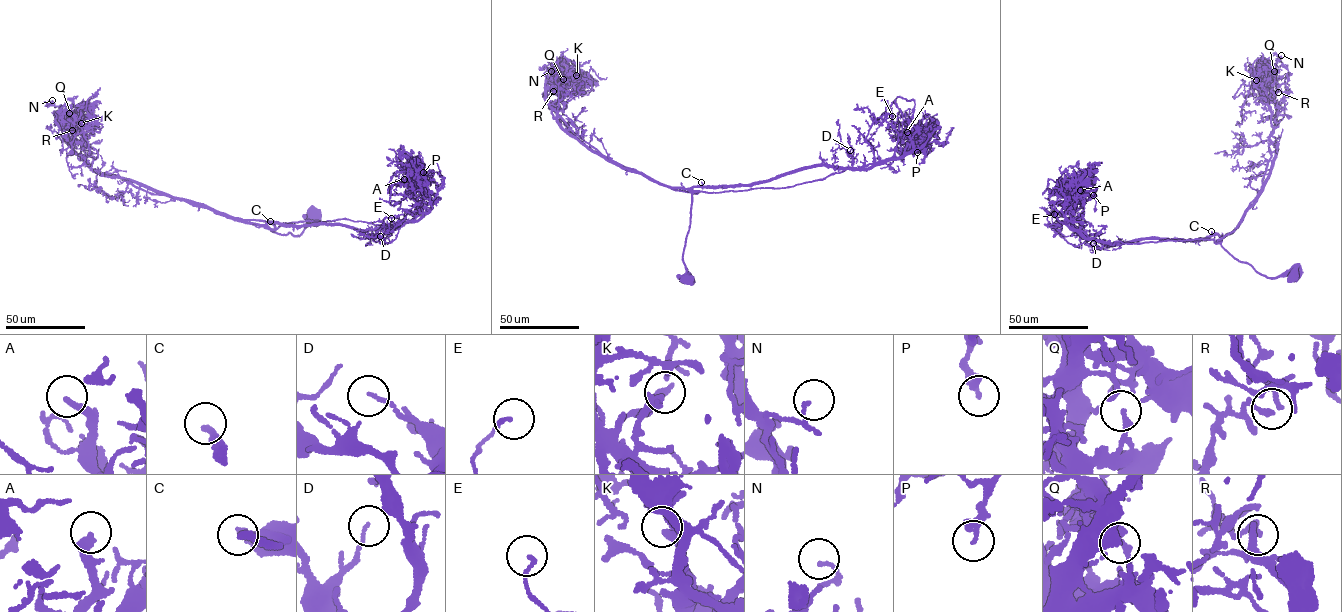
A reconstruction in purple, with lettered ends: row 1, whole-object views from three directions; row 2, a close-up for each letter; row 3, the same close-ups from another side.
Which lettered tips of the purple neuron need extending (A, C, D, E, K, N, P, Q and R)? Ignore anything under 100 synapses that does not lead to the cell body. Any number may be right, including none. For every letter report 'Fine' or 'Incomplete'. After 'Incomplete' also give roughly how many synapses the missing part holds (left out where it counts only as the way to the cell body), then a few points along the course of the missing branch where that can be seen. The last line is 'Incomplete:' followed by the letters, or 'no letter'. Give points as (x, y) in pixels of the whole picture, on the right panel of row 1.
A: Fine
C: Incomplete. Roughly 250 synapses. Course of what is missing: (1211, 231), (1215, 228), (1216, 220), (1198, 192), (1178, 192), (1161, 176), (1151, 183)
D: Fine
E: Fine
K: Fine
N: Fine
P: Fine
Q: Fine
R: Fine
Incomplete: C

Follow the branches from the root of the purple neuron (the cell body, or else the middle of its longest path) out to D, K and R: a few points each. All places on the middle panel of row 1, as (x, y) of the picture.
D: (686, 278), (683, 278), (686, 266), (683, 250), (694, 192), (783, 188), (823, 180), (852, 167), (850, 150)
K: (686, 278), (683, 254), (691, 193), (622, 169), (582, 144), (553, 110), (567, 107), (564, 93), (576, 75)
R: (686, 278), (683, 254), (691, 193), (627, 171), (589, 150), (544, 96), (553, 91)

